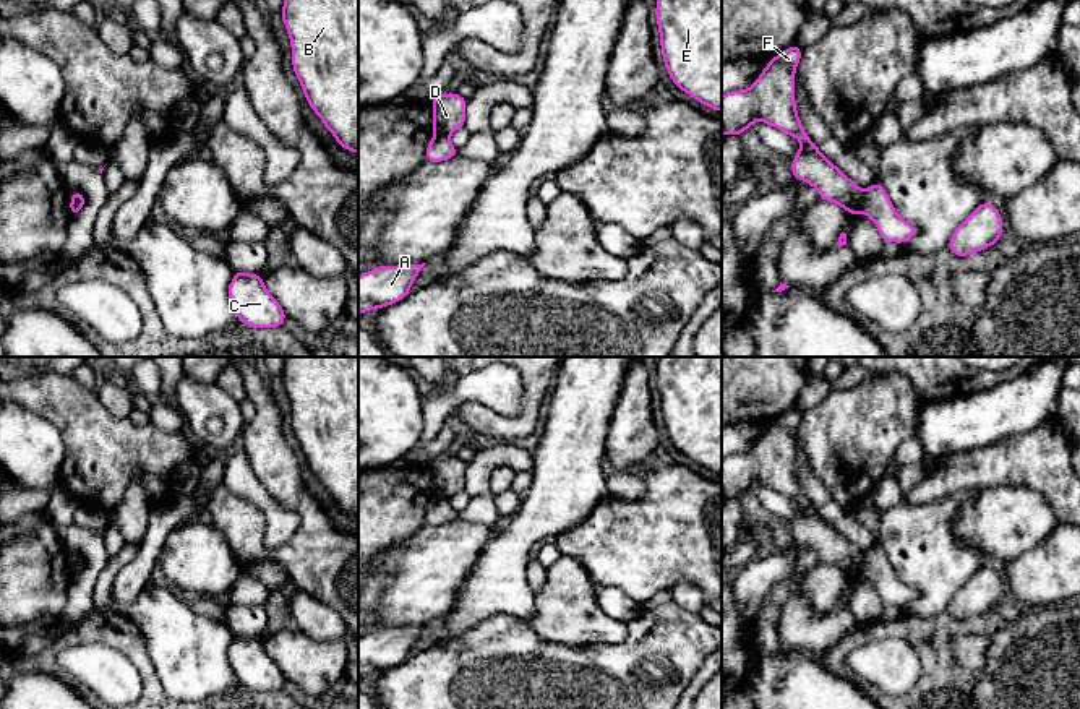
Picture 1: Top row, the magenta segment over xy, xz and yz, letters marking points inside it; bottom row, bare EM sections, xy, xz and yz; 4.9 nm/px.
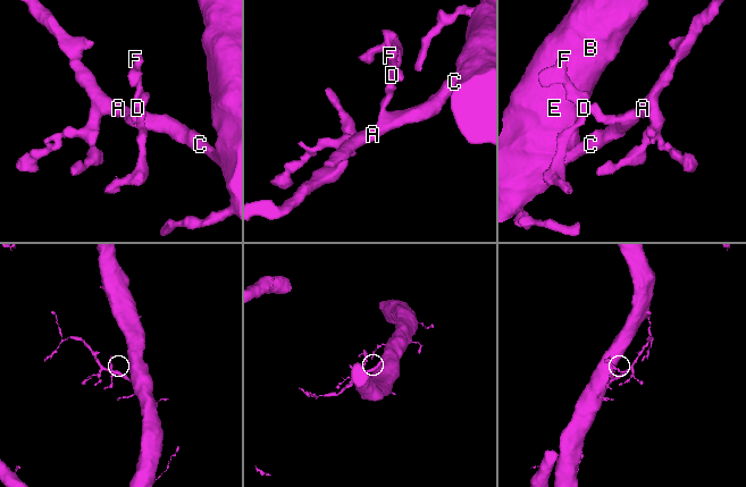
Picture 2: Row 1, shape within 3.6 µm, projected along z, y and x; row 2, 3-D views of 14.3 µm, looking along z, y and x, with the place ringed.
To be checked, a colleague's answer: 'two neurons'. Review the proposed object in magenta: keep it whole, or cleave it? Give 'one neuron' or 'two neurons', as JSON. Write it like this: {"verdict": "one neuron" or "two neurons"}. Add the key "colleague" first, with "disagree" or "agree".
{"colleague": "agree", "verdict": "two neurons"}

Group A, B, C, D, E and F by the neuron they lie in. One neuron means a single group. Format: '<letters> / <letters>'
A B C E / D F

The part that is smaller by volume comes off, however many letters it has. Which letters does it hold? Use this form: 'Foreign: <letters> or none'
Foreign: D, F

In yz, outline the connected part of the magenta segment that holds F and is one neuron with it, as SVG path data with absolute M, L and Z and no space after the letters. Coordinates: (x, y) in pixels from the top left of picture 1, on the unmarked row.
M798 407L770 422L751 451L722 459L722 498L736 498L762 483L795 500L801 513L791 524L795 542L811 547L819 561L837 566L856 579L864 555L835 531L806 498L795 467L795 433L801 423Z

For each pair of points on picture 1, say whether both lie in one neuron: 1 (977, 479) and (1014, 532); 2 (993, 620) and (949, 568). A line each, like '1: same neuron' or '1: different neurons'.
1: different neurons
2: different neurons

